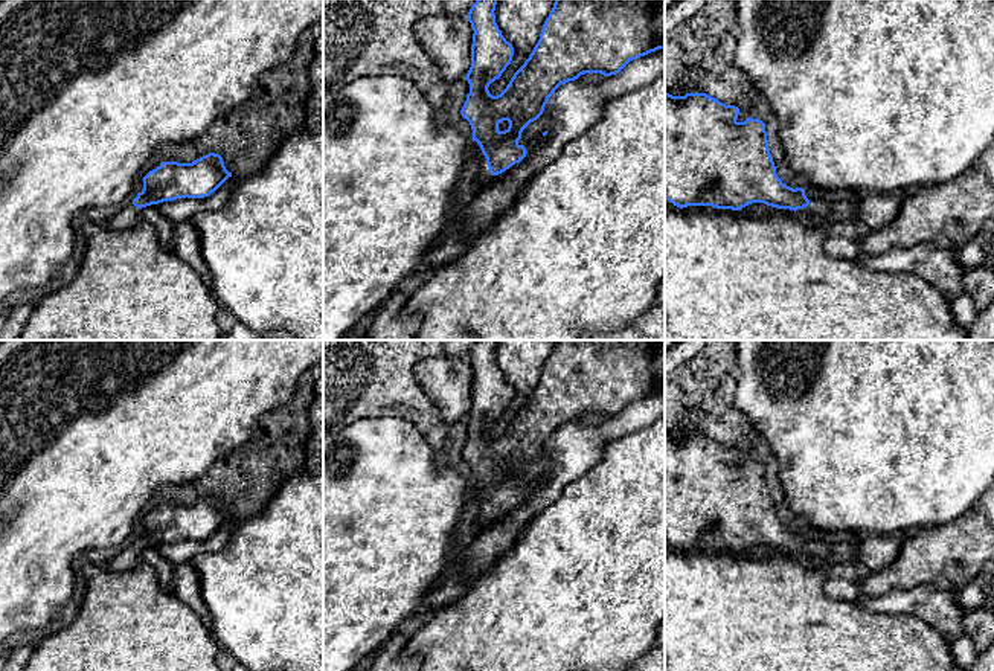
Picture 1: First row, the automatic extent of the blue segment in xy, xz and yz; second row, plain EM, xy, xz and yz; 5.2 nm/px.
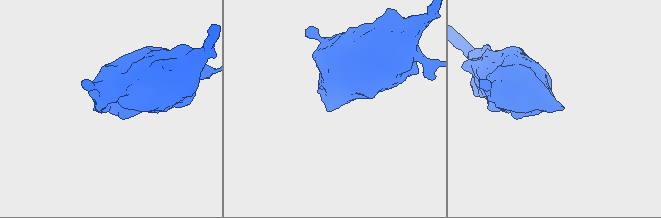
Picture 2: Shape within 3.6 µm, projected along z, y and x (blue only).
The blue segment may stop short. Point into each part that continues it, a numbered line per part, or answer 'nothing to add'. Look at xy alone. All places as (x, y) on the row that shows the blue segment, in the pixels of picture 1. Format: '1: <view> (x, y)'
1: xy (128, 215)

